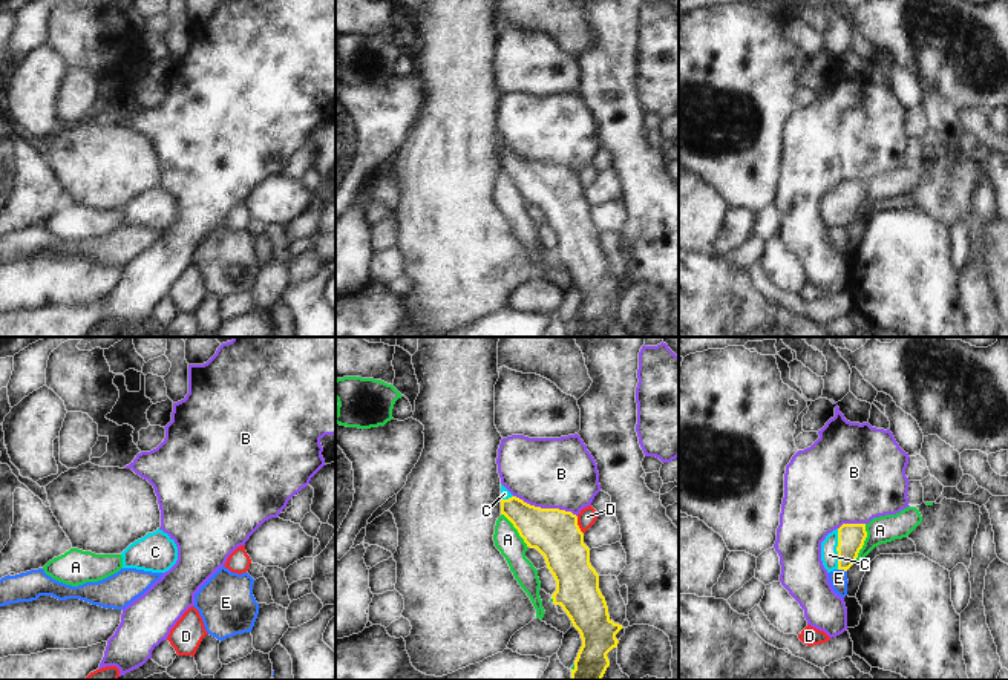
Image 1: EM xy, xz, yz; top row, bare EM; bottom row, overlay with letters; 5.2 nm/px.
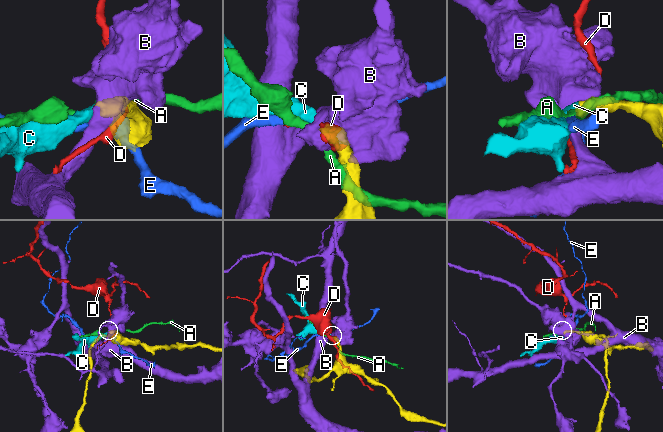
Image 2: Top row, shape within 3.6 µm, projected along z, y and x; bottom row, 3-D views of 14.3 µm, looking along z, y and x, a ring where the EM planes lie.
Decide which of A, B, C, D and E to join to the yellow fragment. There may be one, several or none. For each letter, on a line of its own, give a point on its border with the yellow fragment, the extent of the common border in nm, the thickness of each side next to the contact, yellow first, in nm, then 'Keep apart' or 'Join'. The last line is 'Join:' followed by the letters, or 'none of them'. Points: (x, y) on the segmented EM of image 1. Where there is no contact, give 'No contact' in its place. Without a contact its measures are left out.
A: Touches yellow at yz (863, 544). Shared border 220 nm. Thickness 140 nm (yellow) against 140 nm. Keep apart
B: Touches yellow at xz (546, 509). Shared border 360 nm. Thickness 260 nm (yellow) against 360 nm. Keep apart
C: Touches yellow at yz (837, 549). Shared border 220 nm. Thickness 140 nm (yellow) against 90 nm. Join
D: Touches yellow at xz (578, 526). Shared border 100 nm. Thickness 260 nm (yellow) against 90 nm. Keep apart
E: Touches yellow at yz (843, 568). Shared border 50 nm. Thickness 140 nm (yellow) against 100 nm. Keep apart
Join: C.

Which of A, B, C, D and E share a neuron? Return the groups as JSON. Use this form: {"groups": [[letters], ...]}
{"groups": [["A"], ["B"], ["C"], ["D"], ["E"]]}

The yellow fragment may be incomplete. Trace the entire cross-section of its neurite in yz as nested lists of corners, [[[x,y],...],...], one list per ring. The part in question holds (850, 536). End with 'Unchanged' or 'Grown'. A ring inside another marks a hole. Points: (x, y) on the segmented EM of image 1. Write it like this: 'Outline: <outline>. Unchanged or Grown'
Outline: [[[843,524],[821,542],[821,561],[827,573],[847,571],[858,557],[867,538],[866,524]]]. Grown.

